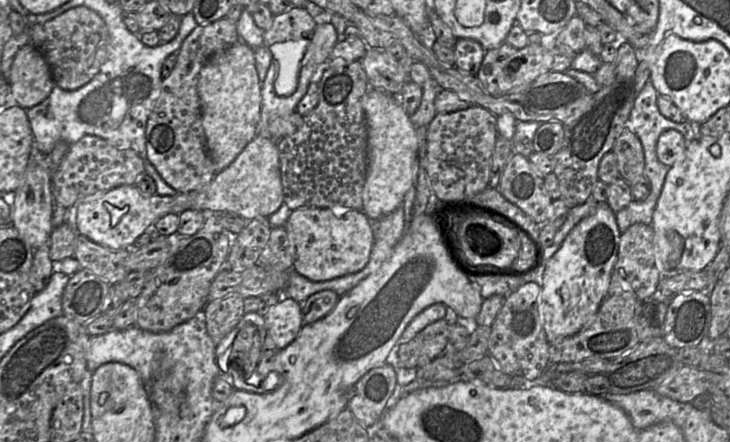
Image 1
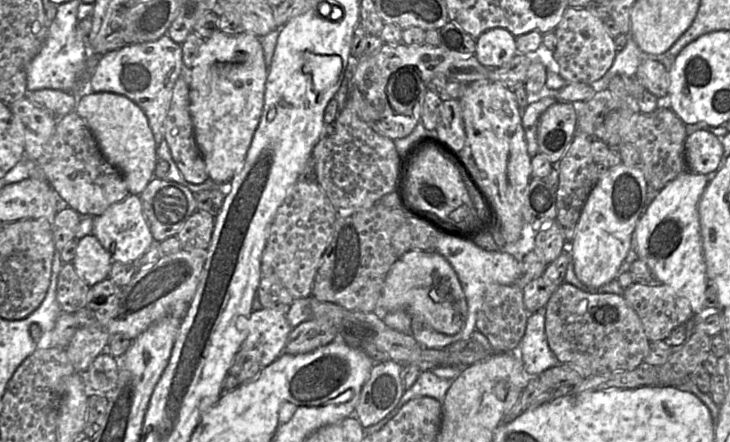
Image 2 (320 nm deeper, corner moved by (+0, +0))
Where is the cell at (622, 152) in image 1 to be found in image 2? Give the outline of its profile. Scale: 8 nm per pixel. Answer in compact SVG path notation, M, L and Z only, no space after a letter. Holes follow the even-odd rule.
M608 89L597 92L584 102L572 102L578 116L578 129L610 147L633 144L639 151L641 169L647 184L661 191L680 173L688 170L685 159L686 124L669 106L659 106L653 112L634 112L625 100L615 97Z

